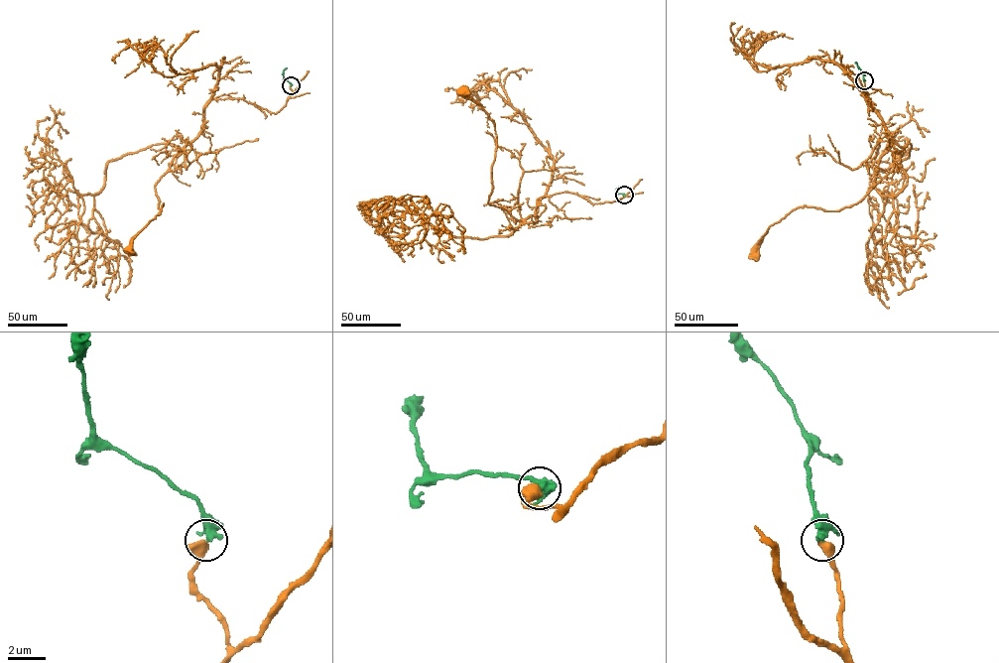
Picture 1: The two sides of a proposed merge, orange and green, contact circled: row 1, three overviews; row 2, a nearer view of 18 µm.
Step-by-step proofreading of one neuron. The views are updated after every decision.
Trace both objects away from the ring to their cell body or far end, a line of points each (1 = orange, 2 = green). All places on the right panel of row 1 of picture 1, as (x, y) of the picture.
1: (864, 80), (871, 110), (861, 94), (891, 142), (874, 186), (837, 210), (793, 209), (769, 226), (754, 255)
2: (864, 80), (855, 62)

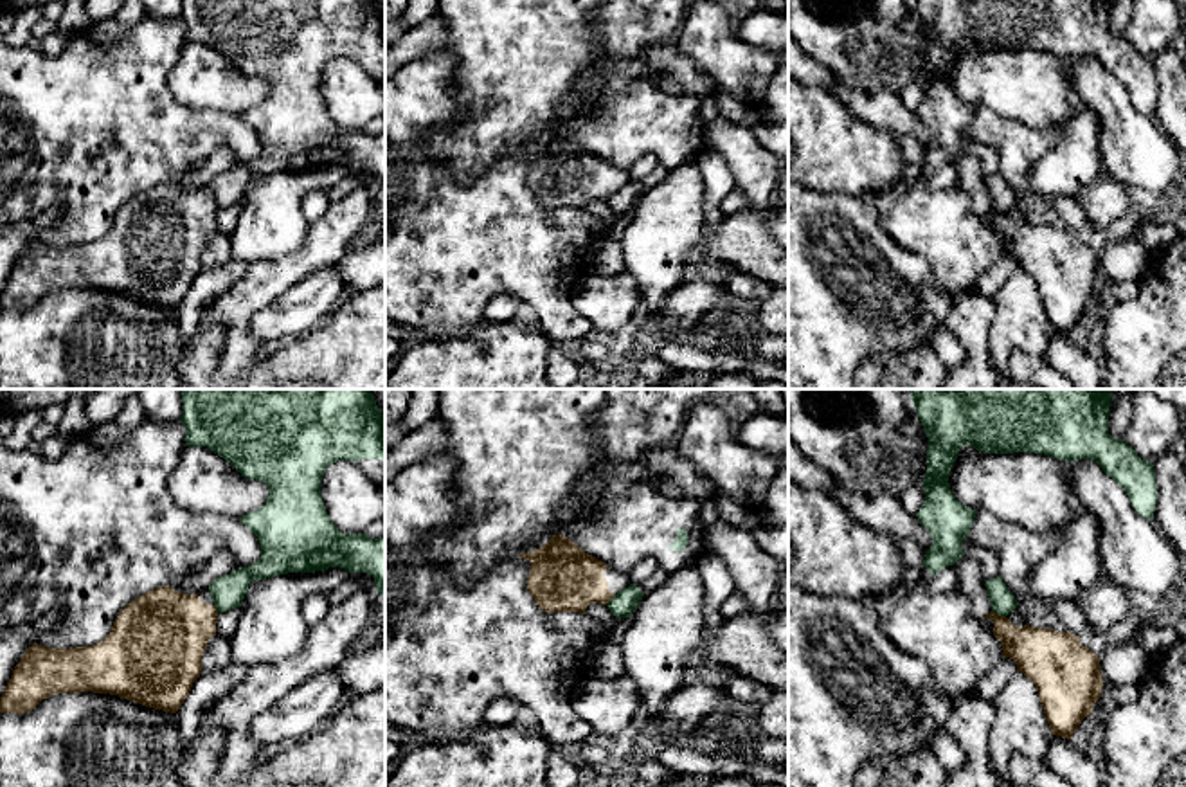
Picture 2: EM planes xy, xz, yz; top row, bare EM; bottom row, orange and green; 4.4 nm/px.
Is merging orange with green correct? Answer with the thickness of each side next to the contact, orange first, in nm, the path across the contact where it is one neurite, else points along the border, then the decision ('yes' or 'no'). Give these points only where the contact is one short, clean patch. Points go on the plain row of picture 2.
220/110 nm | along yz (992, 206), (1005, 213) | no

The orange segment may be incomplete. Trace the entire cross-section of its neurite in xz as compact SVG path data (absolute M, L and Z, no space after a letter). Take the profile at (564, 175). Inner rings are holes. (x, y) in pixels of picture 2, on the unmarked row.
M563 131L518 153L531 158L527 185L544 209L585 211L590 200L606 202L632 180L628 169L608 164Z

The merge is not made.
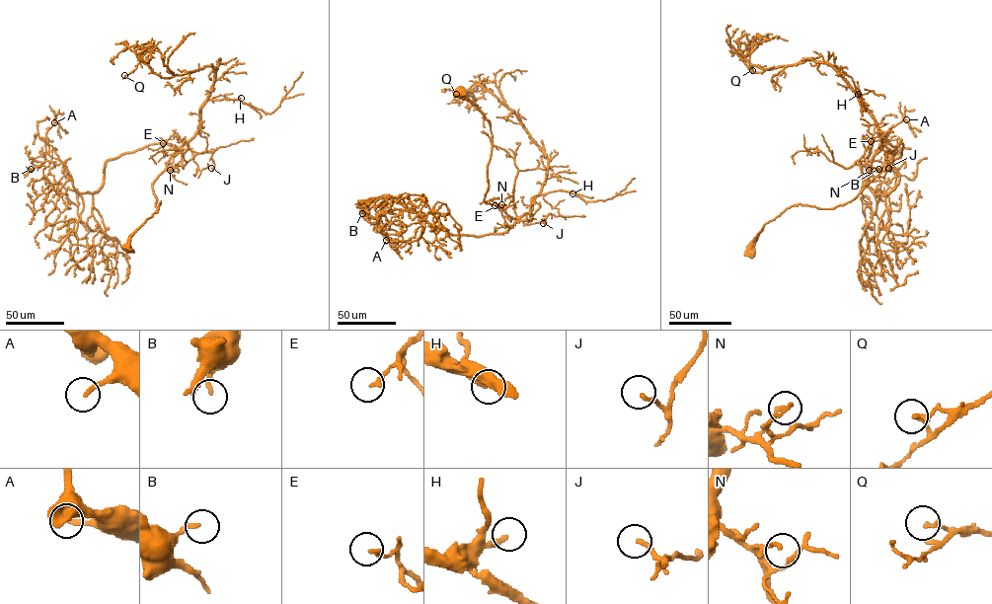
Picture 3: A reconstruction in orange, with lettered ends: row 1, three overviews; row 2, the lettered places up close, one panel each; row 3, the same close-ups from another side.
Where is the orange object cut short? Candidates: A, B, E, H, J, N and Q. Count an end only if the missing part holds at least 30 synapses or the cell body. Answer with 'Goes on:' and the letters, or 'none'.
Goes on: H

